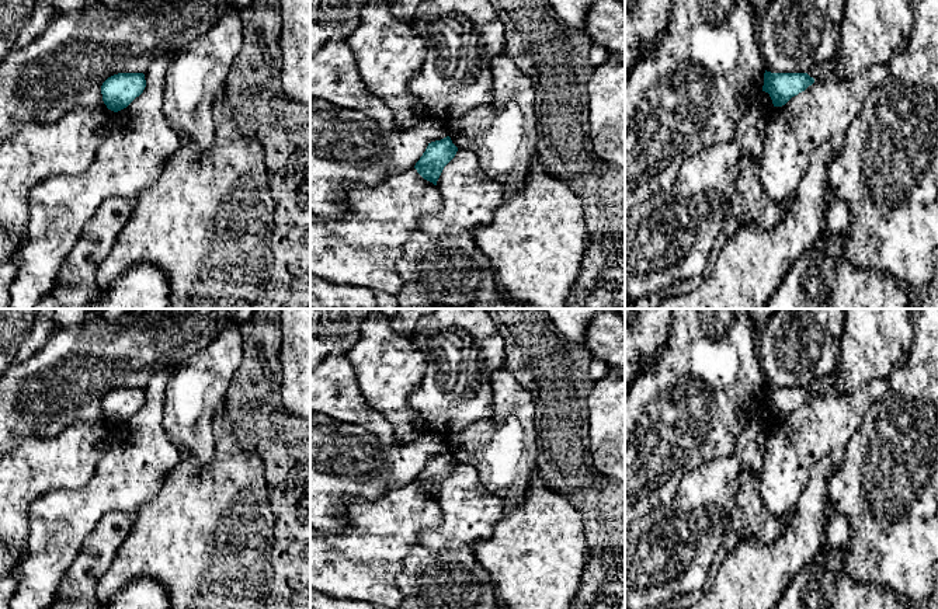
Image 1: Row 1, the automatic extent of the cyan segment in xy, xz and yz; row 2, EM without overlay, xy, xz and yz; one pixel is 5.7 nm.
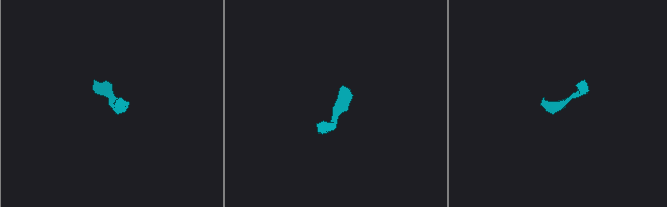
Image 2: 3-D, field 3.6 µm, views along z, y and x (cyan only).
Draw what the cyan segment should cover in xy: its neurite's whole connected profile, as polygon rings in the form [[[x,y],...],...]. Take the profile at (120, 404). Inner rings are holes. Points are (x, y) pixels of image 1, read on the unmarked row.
[[[118,387],[101,400],[103,415],[108,424],[118,427],[126,422],[146,401],[143,387]]]

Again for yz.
[[[764,387],[762,406],[768,407],[774,421],[785,420],[792,411],[814,397],[807,387]]]

